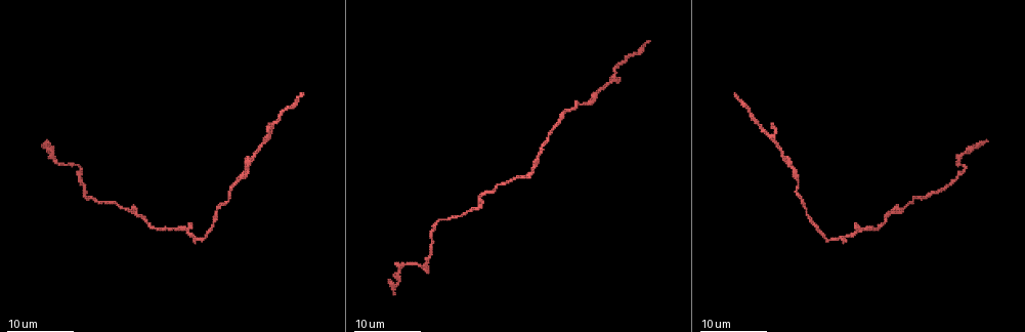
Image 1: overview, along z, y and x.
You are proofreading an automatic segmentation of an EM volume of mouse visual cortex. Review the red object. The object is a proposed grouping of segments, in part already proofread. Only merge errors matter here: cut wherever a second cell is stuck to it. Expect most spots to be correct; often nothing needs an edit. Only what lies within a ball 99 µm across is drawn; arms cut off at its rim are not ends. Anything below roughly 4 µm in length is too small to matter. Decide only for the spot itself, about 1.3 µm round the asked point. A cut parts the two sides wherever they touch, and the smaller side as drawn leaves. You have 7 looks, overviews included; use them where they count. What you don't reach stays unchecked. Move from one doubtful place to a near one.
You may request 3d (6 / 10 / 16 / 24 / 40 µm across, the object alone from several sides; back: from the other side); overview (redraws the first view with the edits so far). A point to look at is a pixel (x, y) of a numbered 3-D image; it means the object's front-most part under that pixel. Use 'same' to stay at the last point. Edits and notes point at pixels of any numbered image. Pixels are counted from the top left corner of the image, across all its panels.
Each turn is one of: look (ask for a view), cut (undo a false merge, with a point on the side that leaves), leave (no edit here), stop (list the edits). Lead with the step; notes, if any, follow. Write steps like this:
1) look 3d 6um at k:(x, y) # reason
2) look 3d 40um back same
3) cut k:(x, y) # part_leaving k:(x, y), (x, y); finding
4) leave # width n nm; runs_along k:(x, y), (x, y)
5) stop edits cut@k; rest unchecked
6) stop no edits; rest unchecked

look 3d 24um at 1:(862, 228) # three arms meet

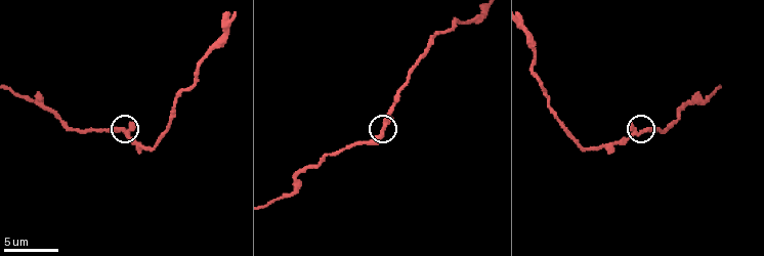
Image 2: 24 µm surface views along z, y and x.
look 3d 6um at 2:(641, 129)

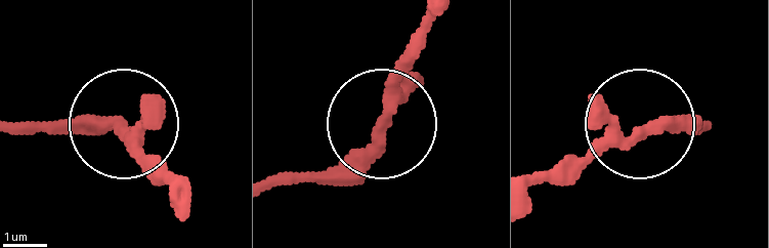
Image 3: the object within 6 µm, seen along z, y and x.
leave # width 270 nm; runs_along 3:(380, 126), (390, 82), (417, 52); all the same cell

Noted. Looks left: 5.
look 3d 24um at 1:(80, 167) # sudden change in width

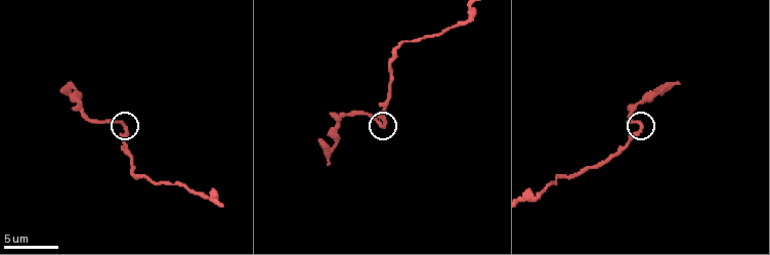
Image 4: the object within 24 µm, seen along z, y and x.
look 3d 10um at 4:(381, 125)

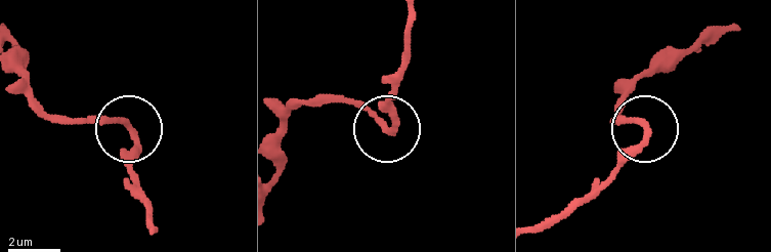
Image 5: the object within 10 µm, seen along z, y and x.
leave # runs_along 5:(153, 233), (153, 211), (132, 167), (126, 127), (75, 120); continuous, no second cell

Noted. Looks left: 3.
look 3d 16um at 4:(339, 120) # three-way junction

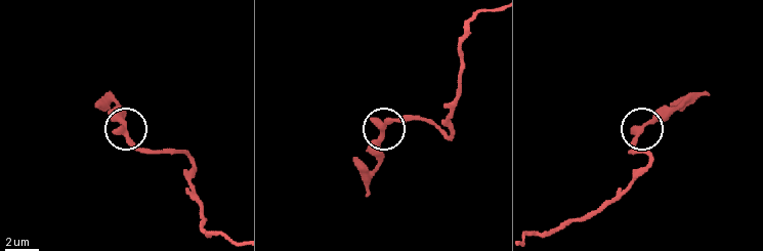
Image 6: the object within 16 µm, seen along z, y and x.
leave # arms 3; runs_along 6:(228, 241), (204, 229), (186, 156), (137, 148), (121, 108); continuous, no second cell

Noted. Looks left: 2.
stop no edits; rest unchecked

